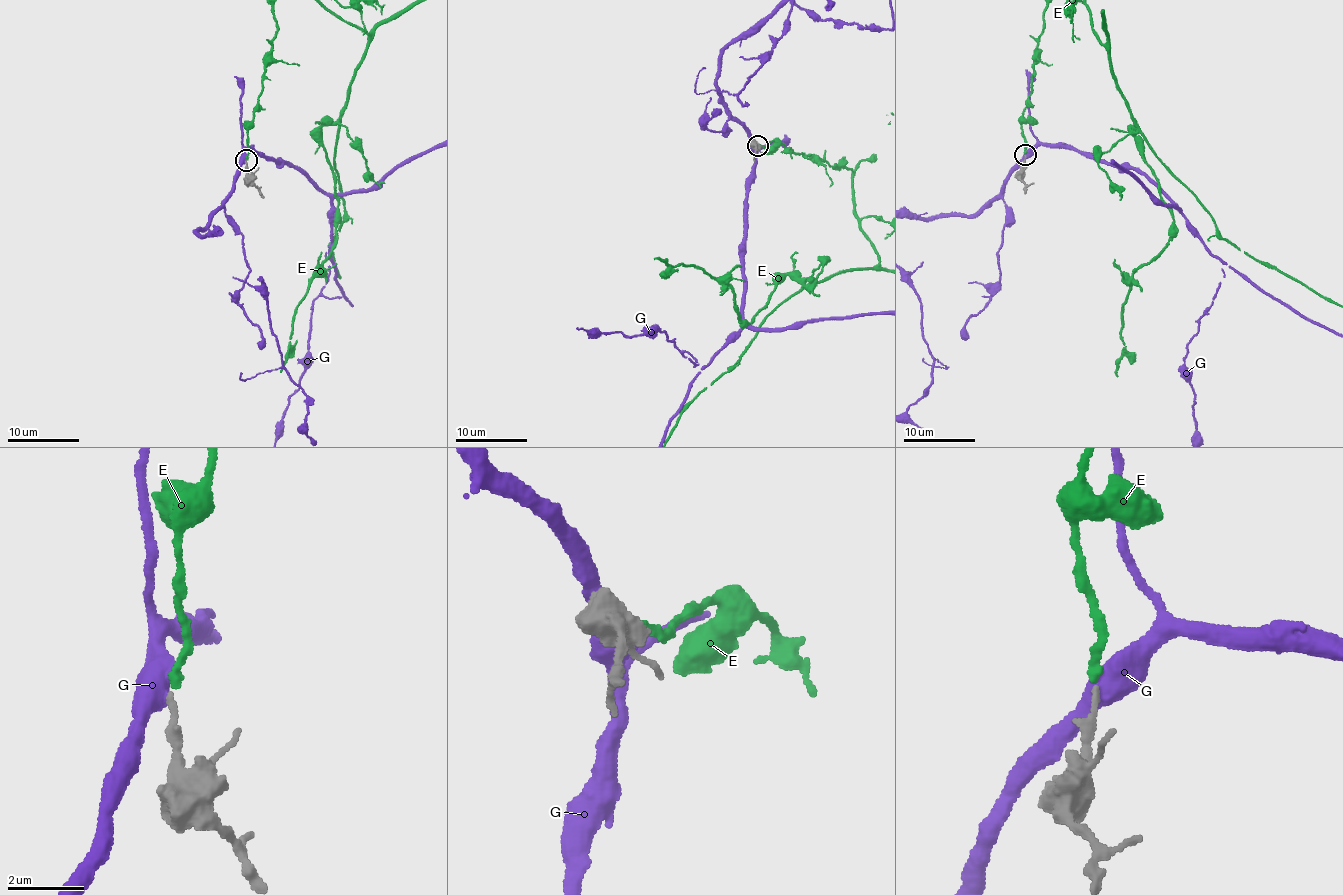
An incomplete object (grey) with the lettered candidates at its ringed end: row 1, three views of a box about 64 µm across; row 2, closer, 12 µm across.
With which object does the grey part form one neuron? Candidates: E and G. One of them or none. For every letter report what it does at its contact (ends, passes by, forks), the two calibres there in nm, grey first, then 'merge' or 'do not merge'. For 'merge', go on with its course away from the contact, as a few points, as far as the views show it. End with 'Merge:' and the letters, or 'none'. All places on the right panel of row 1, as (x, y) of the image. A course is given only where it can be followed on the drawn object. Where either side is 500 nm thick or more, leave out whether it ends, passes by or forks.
E: it ends; calibres 160 and 190 nm; merge
G: calibres 190 and 500 nm; do not merge
Merge: E

